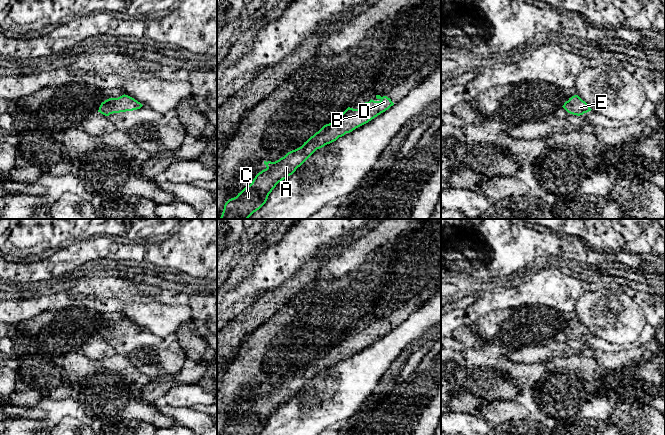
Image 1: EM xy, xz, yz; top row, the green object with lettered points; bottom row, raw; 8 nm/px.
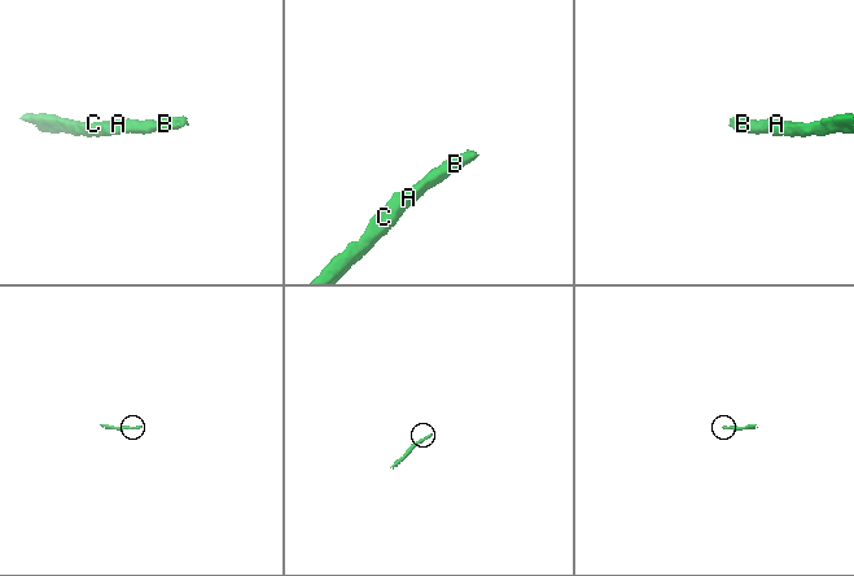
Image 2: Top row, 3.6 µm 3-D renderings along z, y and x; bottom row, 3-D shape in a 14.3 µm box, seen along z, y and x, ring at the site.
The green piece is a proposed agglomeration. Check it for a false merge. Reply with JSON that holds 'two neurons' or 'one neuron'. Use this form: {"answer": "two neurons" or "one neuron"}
{"answer": "one neuron"}

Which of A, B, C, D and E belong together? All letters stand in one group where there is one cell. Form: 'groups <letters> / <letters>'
groups A B C D E

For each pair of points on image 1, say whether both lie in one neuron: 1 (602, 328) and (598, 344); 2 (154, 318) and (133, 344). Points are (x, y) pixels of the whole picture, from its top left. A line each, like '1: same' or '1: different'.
1: different
2: different

